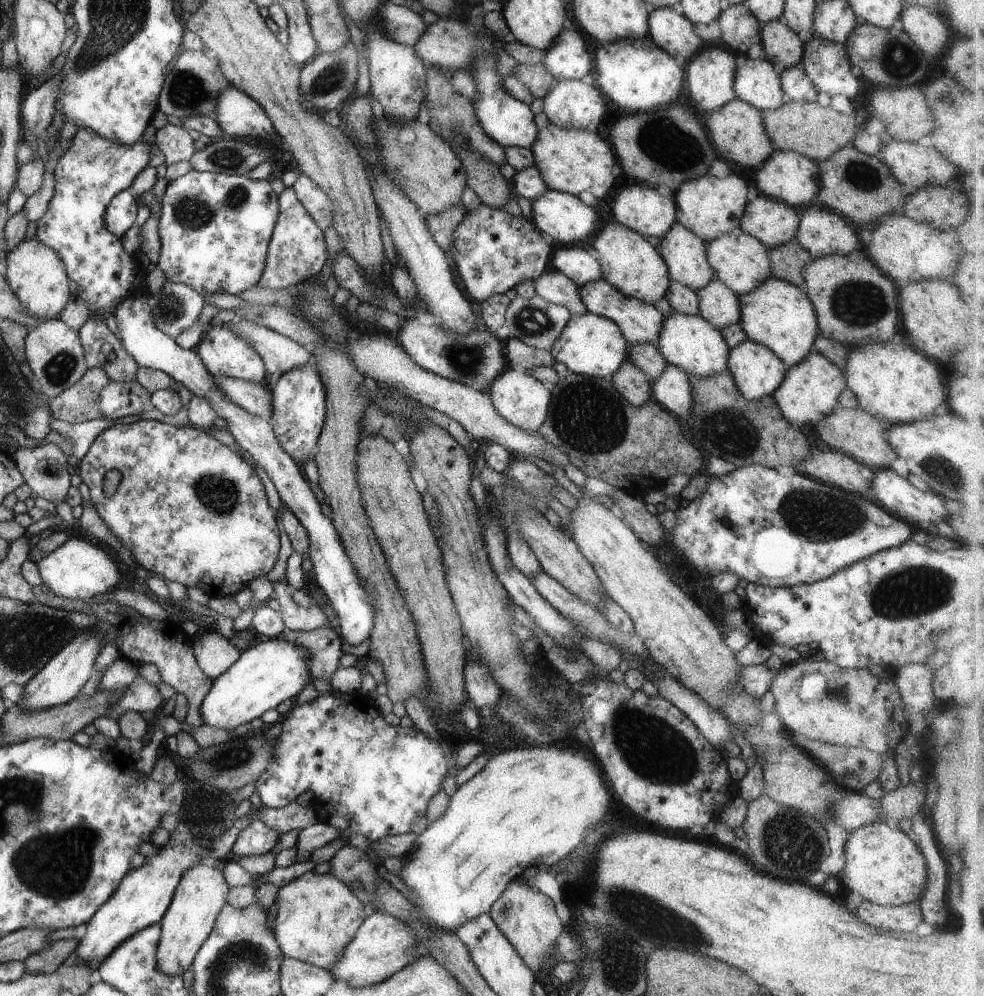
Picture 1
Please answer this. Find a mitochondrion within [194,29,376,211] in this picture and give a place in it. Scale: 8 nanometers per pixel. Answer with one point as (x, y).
(333, 75)

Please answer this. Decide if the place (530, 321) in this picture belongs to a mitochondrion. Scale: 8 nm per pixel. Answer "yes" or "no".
yes

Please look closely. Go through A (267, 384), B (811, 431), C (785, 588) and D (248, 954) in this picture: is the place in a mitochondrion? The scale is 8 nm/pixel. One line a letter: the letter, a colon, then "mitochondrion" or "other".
A: other
B: other
C: other
D: mitochondrion

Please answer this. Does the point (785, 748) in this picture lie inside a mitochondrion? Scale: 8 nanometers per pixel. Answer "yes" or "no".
no

